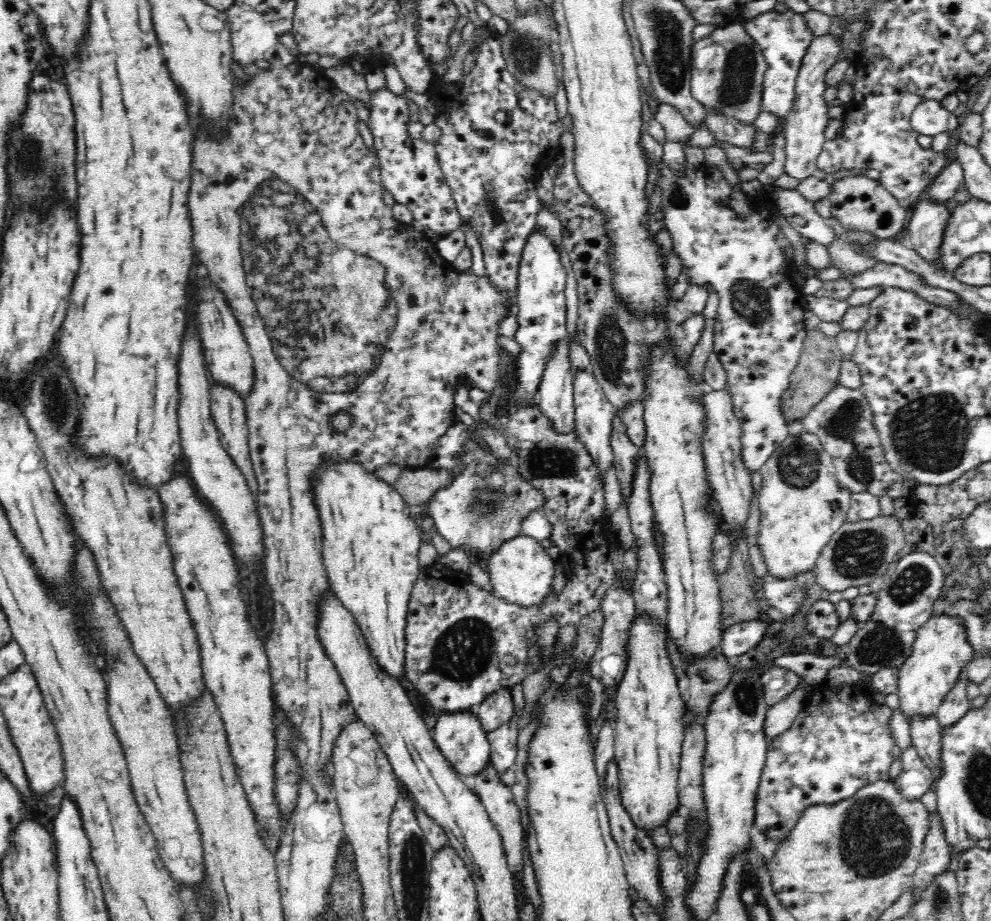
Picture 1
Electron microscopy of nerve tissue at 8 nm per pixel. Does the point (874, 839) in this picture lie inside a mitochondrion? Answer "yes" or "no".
yes

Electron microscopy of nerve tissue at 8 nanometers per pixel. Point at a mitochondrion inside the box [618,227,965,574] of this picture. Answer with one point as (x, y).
(846, 424)

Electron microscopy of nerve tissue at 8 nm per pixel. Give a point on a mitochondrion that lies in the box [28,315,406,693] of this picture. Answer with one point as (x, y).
(55, 402)

